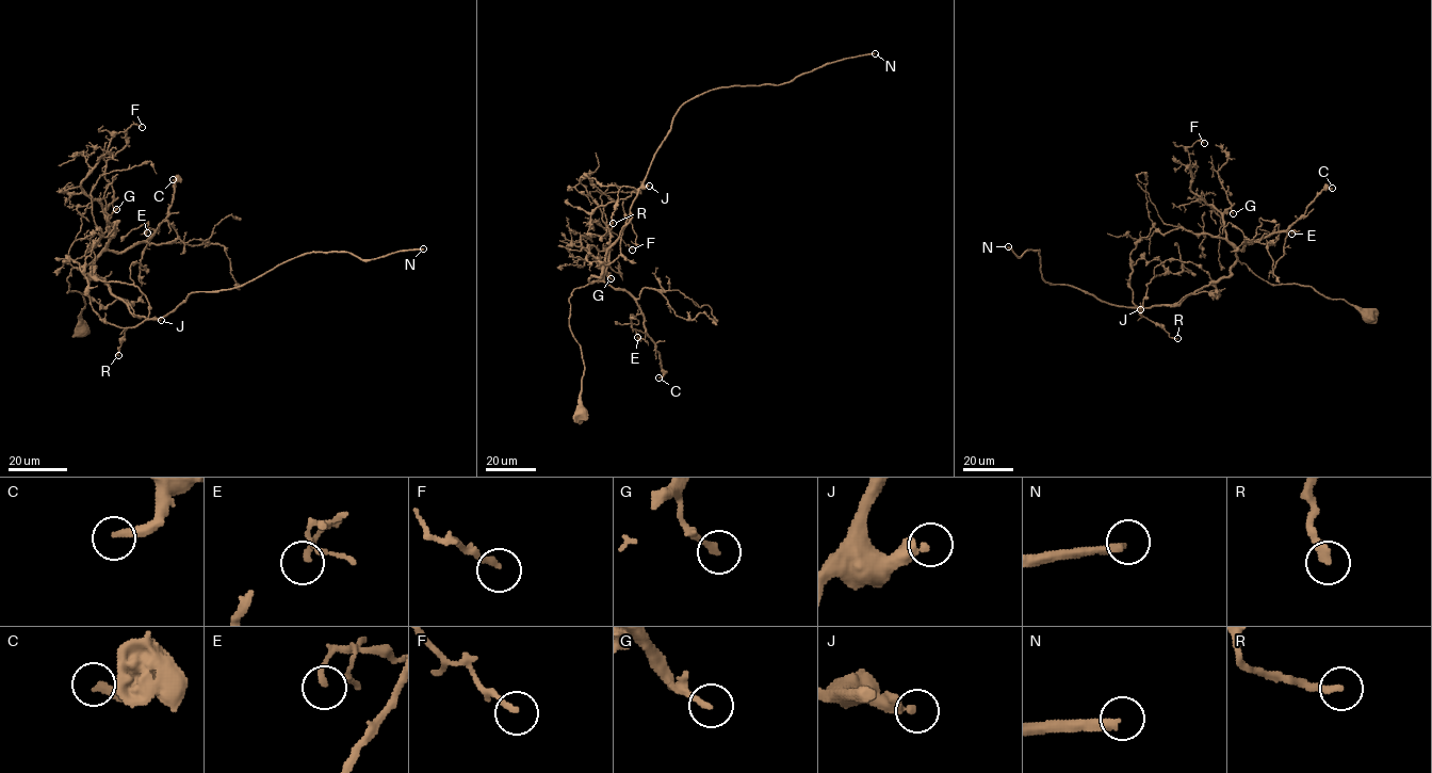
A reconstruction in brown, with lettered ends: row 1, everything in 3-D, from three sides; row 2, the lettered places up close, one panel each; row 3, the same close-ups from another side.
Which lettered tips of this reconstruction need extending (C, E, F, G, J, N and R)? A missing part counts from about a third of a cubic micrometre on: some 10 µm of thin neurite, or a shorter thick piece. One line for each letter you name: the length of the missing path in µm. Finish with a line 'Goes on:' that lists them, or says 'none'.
G: 9 µm
N: 120 µm
R: 10 µm
Goes on: G, N, R

